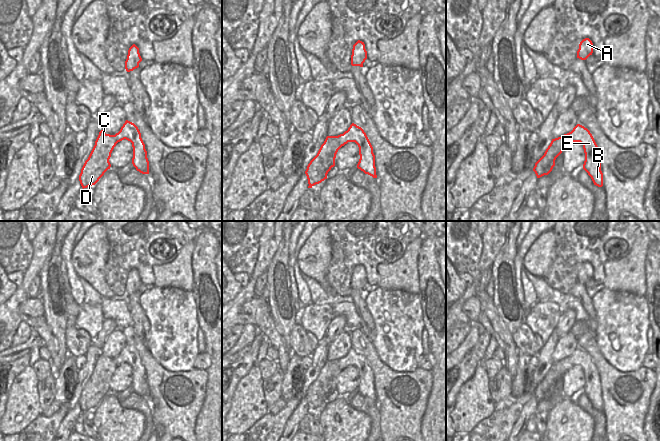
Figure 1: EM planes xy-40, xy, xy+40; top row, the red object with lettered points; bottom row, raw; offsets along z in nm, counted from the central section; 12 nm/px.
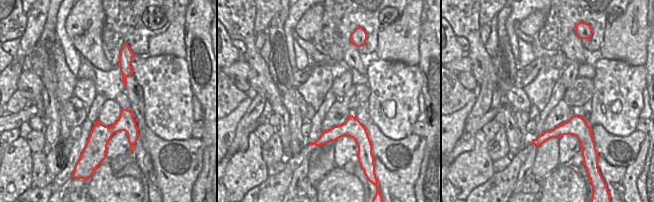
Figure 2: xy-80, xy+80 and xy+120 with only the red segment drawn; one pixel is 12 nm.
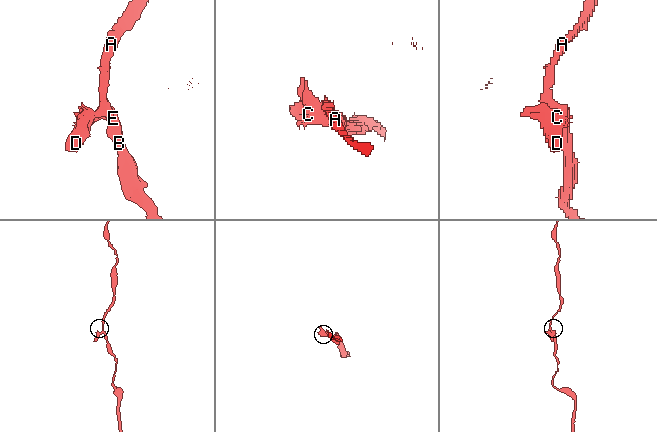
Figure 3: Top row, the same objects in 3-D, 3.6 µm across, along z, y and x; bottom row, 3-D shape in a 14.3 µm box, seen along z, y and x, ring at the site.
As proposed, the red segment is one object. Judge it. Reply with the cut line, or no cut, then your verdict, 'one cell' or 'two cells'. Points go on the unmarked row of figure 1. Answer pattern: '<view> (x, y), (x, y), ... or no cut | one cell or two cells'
xy+40 (555, 362), (555, 367), (562, 373) | two cells

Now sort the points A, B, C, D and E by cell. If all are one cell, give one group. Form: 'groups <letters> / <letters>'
groups A B E / C D

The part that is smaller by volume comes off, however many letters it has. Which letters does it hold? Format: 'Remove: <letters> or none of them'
Remove: C, D

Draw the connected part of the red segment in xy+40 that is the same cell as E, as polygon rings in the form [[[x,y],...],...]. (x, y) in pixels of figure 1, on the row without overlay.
[[[577,348],[571,356],[555,363],[557,370],[562,373],[567,372],[573,366],[580,366],[583,369],[585,377],[583,393],[591,401],[594,409],[602,411],[603,397],[601,395],[599,372],[590,355],[584,350]]]

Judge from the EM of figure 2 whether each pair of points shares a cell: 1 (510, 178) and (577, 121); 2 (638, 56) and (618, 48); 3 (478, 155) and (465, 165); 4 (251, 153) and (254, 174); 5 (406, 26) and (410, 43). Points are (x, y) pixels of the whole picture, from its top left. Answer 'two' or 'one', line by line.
1: one
2: one
3: one
4: one
5: one

